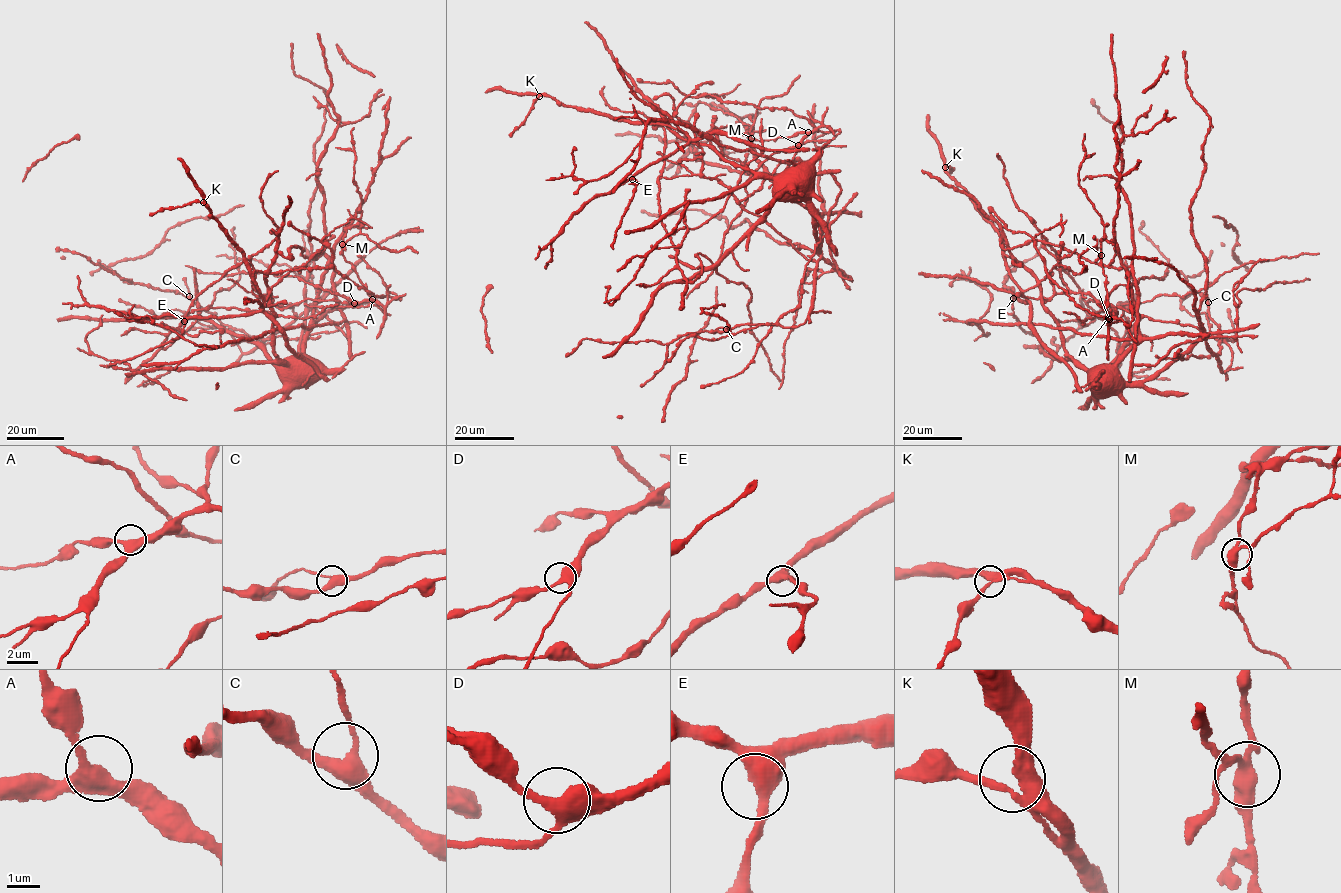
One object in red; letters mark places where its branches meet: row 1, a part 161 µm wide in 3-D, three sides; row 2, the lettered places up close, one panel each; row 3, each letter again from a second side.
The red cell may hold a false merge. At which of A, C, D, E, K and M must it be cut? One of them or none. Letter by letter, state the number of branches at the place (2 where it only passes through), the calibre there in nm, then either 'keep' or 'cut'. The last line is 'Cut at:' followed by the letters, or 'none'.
A: 3 | 380 nm | keep
C: 3 | 360 nm | keep
D: 3 | 400 nm | keep
E: 3 | 380 nm | keep
K: 3 | 360 nm | keep
M: 3 | 360 nm | cut
Cut at: M

